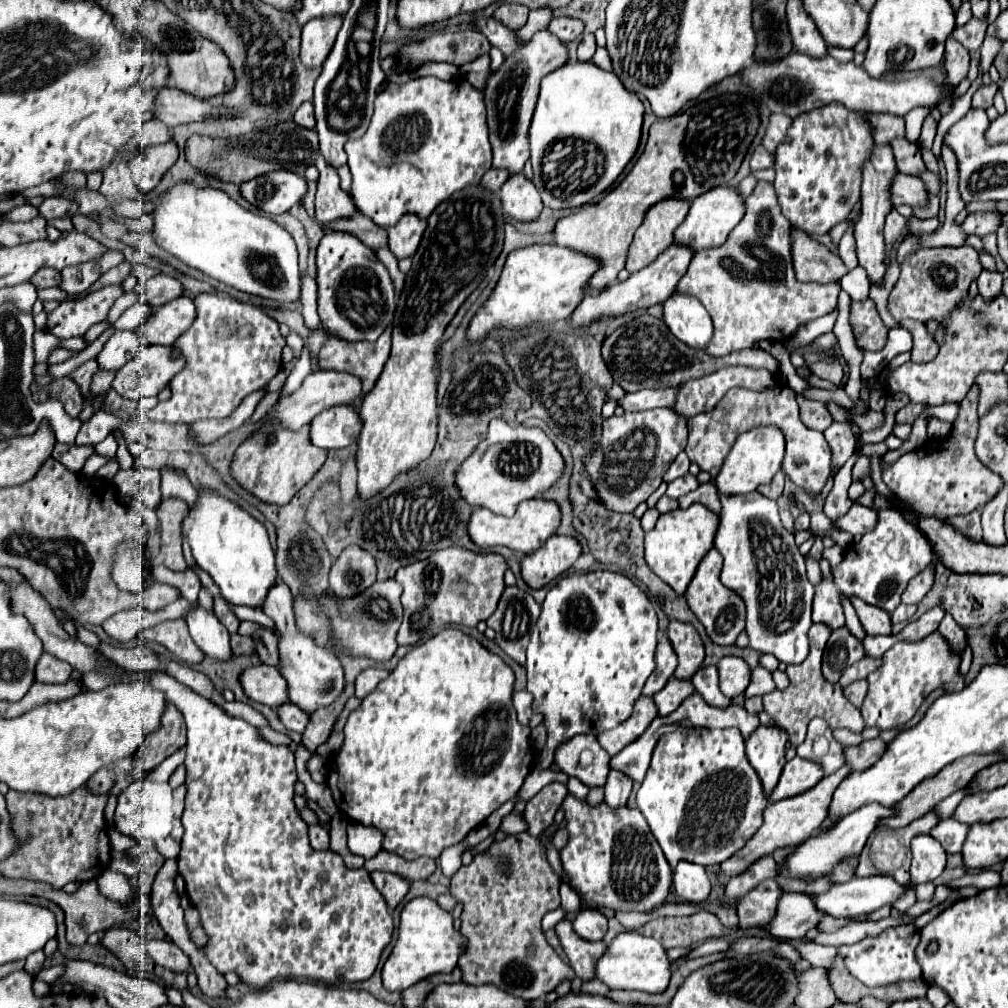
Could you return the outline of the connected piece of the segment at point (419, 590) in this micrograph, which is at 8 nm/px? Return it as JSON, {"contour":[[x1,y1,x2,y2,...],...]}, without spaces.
{"contour":[[447,547,441,549,439,553,431,553,431,557,423,559,423,561,415,561,411,565,399,567,395,573,395,581,403,587,403,595,401,595,401,603,403,603,403,623,401,629,397,633,397,643,399,645,415,645,421,643,425,639,429,639,431,635,435,635,437,631,441,631,443,627,451,625,451,623,461,623,467,627,475,627,479,621,485,621,497,607,497,601,503,593,503,575,509,569,507,559,499,553,477,553,465,547]]}

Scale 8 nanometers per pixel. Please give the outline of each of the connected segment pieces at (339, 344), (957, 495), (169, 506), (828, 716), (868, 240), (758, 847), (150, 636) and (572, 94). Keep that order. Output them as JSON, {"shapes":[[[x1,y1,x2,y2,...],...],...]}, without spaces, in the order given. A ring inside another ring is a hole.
{"shapes":[[[391,325,377,341,343,341,331,337,319,353,321,369,353,373,363,379,363,393,369,393,379,379,391,349]],[[973,385,961,401,961,411,953,421,953,429,947,437,923,443,917,449,903,453,895,463,887,465,881,461,883,481,913,510,941,519,947,519,951,515,965,515,991,501,991,497,995,497,995,493,999,493,999,489,1003,487,1003,479,987,469,975,455,975,437,979,431,977,401,979,389,975,389]],[[177,497,161,499,155,507,161,525,161,557,163,565,173,571,187,569,181,549,181,521,187,515,187,503]],[[811,625,811,629,809,629,811,651,807,655,807,661,803,661,799,665,787,665,785,671,787,671,789,681,791,681,789,687,783,691,775,689,763,697,765,713,769,717,773,717,773,721,779,723,783,729,787,729,789,743,793,747,803,743,805,733,807,733,807,723,813,717,823,717,831,729,845,727,845,729,851,729,857,733,861,733,861,729,863,729,863,719,861,719,859,709,849,703,849,699,843,695,843,691,833,689,833,685,829,687,825,677,821,675,821,657,823,657,823,649,825,649,825,643,829,637,831,637,831,631,825,625]],[[875,145,871,159,865,163,863,169,863,187,861,187,861,217,855,223,855,239,857,239,857,257,859,265,865,267,871,283,881,281,885,275,885,241,883,241,883,221,887,213,893,209,891,205,891,181,897,177,897,161,893,157,891,147]],[[843,765,839,771,835,771,833,775,823,777,815,787,811,787,809,791,805,791,803,795,795,795,789,799,781,799,777,803,769,803,767,809,763,811,763,825,759,827,759,831,743,845,743,849,739,849,739,853,735,853,735,857,729,857,727,861,721,863,721,873,727,877,737,877,741,873,745,873,757,859,765,857,765,855,773,855,777,849,787,849,787,847,795,847,801,841,809,839,813,835,813,831,817,831,821,827,821,823,827,817,827,807,831,801,833,791,837,789,839,781,843,781,843,777,851,771,851,767]],[[173,619,173,621,163,621,151,629,141,631,143,641,157,641,163,647,167,647,173,655,177,655,185,663,199,663,203,659,201,649,191,641,189,629,185,619]],[[577,61,567,63,553,73,545,75,541,81,541,91,537,97,533,121,529,127,529,147,531,147,531,163,533,163,533,183,541,195,543,205,551,209,571,209,581,207,589,201,593,201,599,193,603,193,607,187,615,183,615,179,621,175,625,165,631,161,631,157,637,151,639,139,641,139,641,123,643,123,643,103,641,99,627,91,625,85,619,81,619,77,613,71,603,71,595,63],[557,141,569,141,571,151,569,157,565,157,559,169,551,169,551,173,543,171,543,157,551,145]]]}

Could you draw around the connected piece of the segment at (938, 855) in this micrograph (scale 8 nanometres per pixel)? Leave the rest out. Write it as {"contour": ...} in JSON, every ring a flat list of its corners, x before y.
{"contour":[[927,833,911,839,911,881,925,883,937,879,945,869,945,849]]}

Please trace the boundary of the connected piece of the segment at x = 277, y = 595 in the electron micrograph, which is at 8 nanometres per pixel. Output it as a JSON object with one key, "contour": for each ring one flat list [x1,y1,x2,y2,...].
{"contour":[[279,579,275,583,275,589,271,589,271,593,267,593,263,611,275,621,275,627,281,635,281,639,279,639,279,657,281,657,279,671,283,673,283,677,289,683,289,701,299,705,303,711,313,713,319,707,331,705,331,701,335,701,335,697,339,697,339,693,345,687,345,673,343,673,341,661,331,651,315,645,311,637,301,635,297,631,291,603,293,603,291,591]]}

